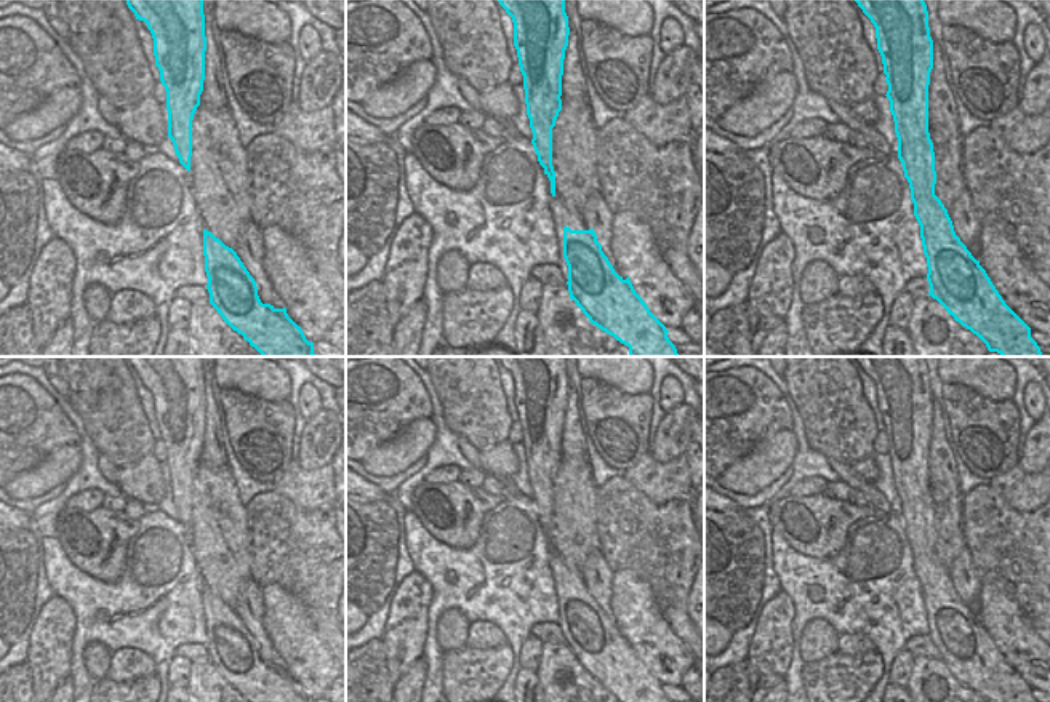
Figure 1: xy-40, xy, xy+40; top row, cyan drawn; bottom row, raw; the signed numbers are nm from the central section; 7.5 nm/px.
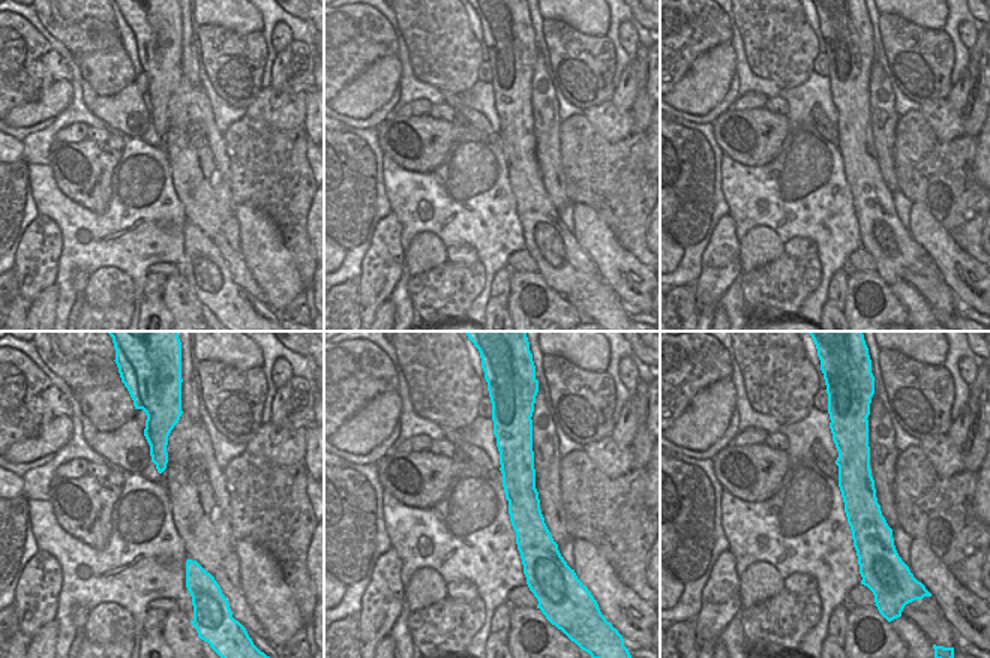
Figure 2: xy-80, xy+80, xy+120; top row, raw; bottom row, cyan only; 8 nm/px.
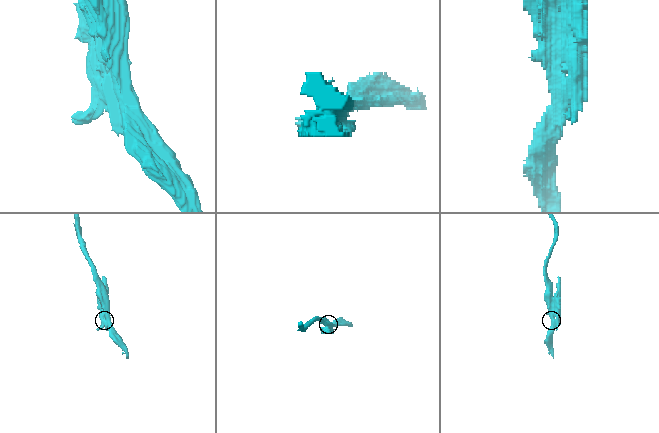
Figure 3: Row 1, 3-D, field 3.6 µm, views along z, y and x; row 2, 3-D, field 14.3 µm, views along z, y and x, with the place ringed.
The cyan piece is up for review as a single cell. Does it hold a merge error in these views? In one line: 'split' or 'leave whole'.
split

